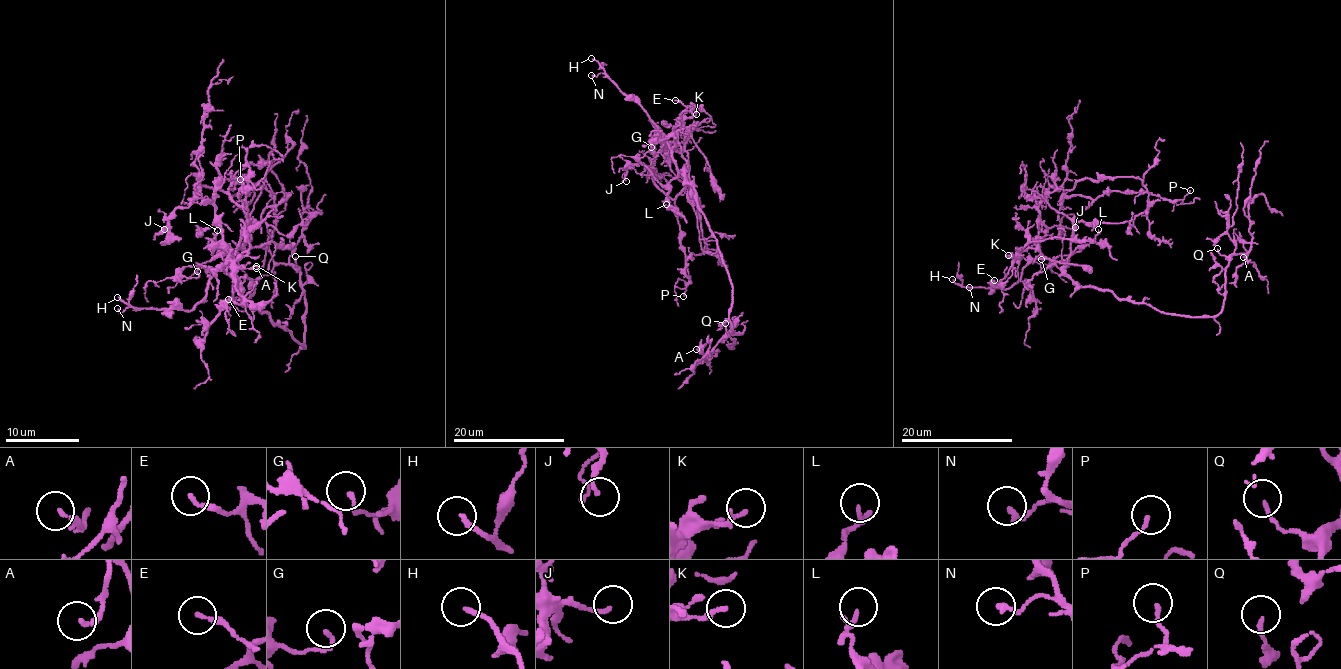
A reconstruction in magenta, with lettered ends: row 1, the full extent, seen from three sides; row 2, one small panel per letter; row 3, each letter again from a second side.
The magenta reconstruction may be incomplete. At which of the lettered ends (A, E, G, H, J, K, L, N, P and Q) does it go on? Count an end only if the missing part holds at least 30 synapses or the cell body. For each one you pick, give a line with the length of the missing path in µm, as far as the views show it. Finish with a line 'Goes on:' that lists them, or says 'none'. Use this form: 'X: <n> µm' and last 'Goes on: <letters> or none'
H: 60 µm
Goes on: H

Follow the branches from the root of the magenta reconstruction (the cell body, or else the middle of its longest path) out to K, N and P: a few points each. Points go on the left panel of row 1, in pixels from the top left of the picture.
K: (262, 312), (245, 301), (238, 288), (238, 280), (225, 269), (230, 256), (228, 258), (238, 266), (256, 266)
N: (262, 312), (245, 301), (238, 280), (225, 271), (215, 273), (190, 310), (117, 308)
P: (262, 312), (245, 301), (234, 268), (245, 214), (228, 188), (232, 180), (241, 182), (247, 193), (240, 179)

